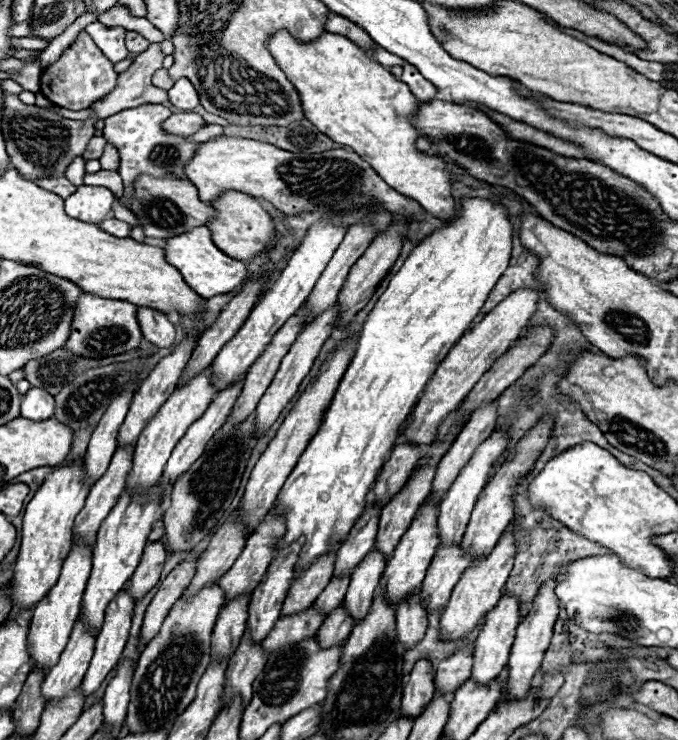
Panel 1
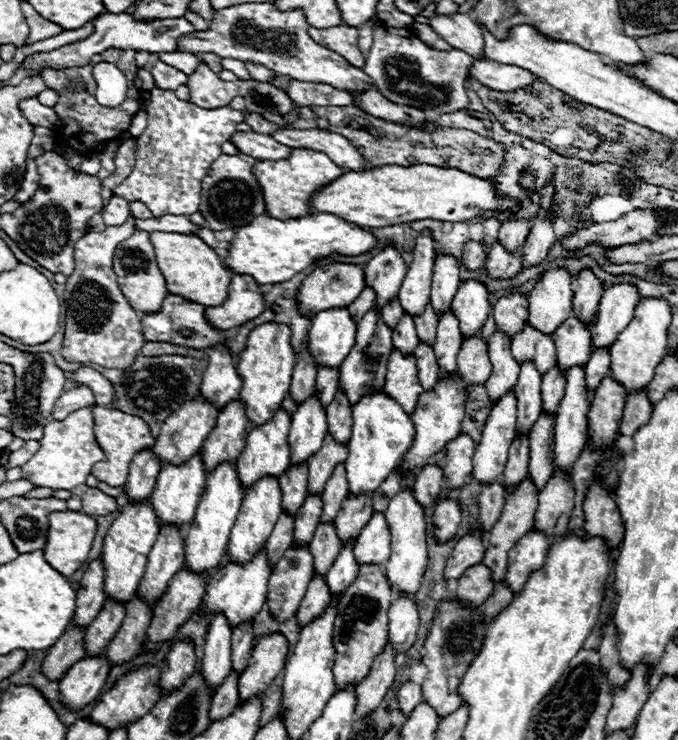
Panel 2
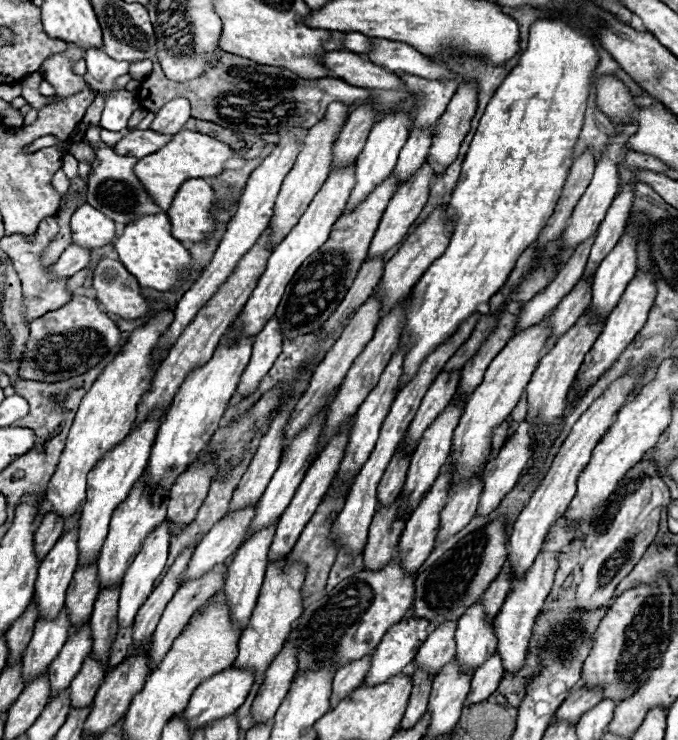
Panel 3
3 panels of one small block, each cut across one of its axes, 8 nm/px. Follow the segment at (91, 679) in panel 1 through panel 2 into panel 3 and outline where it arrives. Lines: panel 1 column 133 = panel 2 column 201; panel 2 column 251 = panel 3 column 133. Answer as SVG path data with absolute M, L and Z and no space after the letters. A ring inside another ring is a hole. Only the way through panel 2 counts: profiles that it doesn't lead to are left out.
M166 522L162 526L158 526L158 530L154 530L152 534L148 534L148 538L142 544L142 550L136 554L134 562L130 564L124 580L122 580L122 588L120 588L120 606L118 606L118 628L128 628L134 622L136 612L140 610L140 606L146 602L146 598L150 596L150 592L154 590L154 582L160 576L160 572L164 570L166 564L166 556L168 556L168 544L170 544L170 532Z

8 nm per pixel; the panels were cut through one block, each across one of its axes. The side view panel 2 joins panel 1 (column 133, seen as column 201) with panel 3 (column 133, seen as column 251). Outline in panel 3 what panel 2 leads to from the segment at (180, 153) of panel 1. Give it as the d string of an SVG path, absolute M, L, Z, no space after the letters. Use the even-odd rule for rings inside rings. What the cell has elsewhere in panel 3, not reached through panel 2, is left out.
M120 90L112 98L106 100L100 126L106 130L112 130L112 132L124 130L128 126L128 118L132 116L132 112L136 108L140 108L136 96L130 94L128 90Z

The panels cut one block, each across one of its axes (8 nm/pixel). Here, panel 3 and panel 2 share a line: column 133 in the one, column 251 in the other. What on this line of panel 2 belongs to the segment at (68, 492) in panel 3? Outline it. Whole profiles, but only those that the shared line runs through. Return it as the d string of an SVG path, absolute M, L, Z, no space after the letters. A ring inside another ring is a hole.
M262 324L254 328L248 336L246 350L238 360L238 376L242 378L240 398L246 406L246 416L252 426L266 424L274 412L282 406L290 390L292 370L294 370L294 350L290 346L290 328L284 324Z

